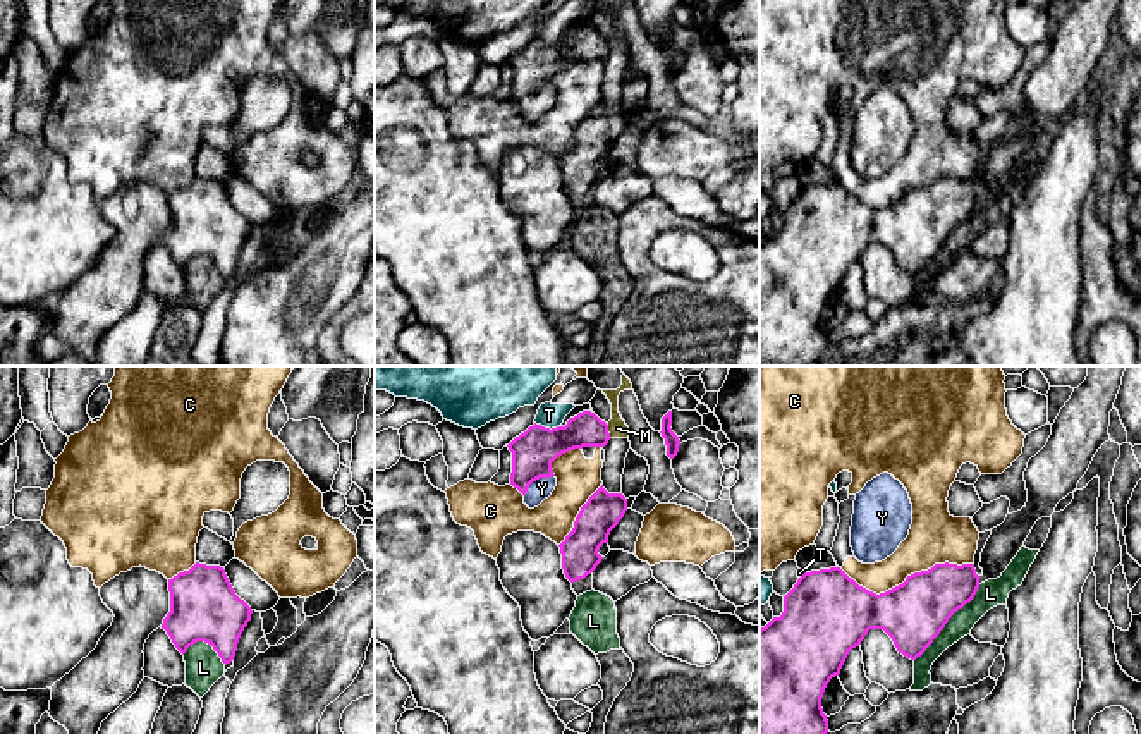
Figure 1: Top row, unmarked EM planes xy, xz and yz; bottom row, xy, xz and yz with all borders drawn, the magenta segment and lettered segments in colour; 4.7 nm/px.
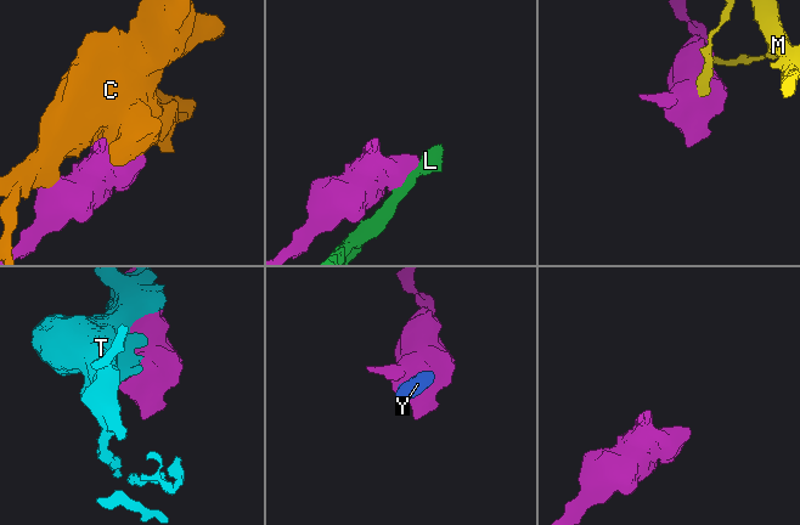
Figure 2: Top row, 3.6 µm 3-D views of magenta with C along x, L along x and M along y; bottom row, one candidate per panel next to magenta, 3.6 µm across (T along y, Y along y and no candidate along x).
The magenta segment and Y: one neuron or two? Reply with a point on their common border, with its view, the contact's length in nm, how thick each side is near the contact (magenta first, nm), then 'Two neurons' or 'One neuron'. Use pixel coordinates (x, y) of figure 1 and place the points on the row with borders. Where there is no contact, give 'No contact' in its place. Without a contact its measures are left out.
Touches magenta at xz (536, 478). Shared border 170 nm. Thickness 200 nm (magenta) against 100 nm. One neuron

